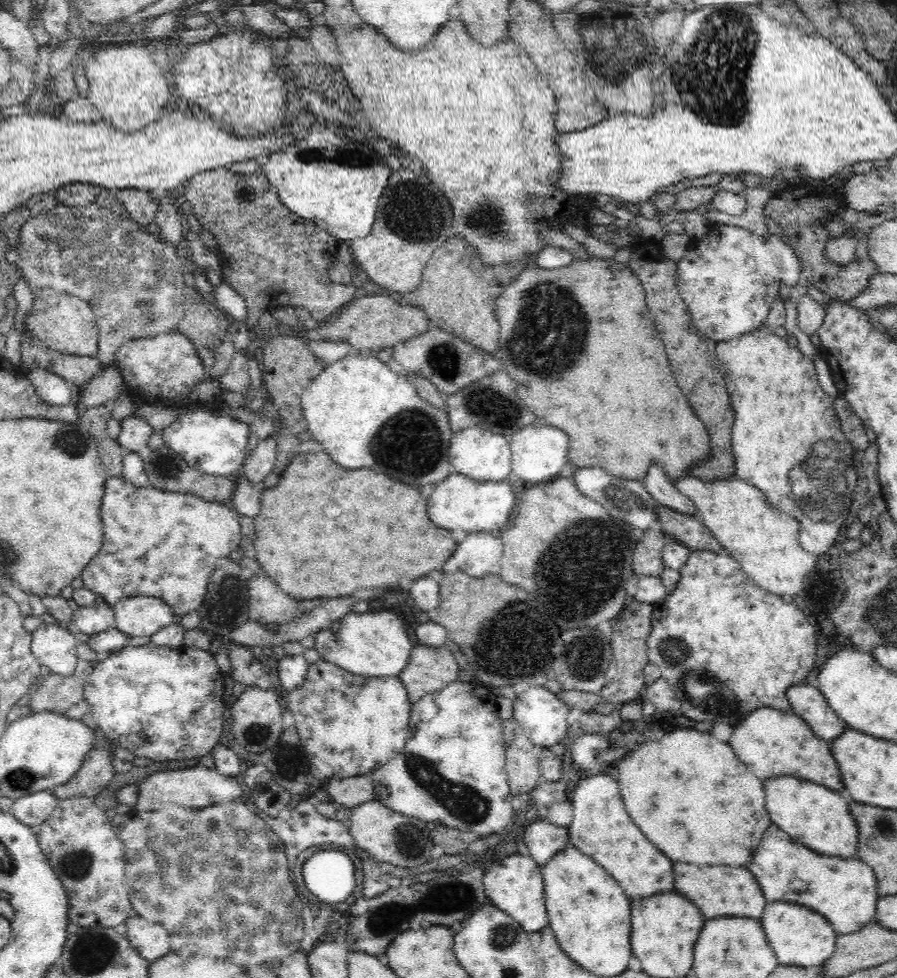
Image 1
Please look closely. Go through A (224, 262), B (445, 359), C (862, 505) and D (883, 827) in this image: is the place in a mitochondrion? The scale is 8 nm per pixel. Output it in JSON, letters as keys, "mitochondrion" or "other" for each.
{"A":"other","B":"mitochondrion","C":"mitochondrion","D":"mitochondrion"}

